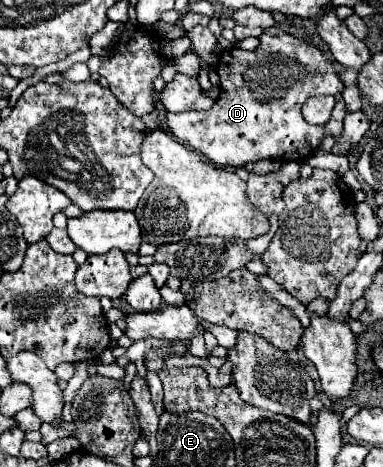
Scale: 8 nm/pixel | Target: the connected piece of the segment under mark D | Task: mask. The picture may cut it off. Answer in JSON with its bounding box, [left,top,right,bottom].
[167,33,347,167]

